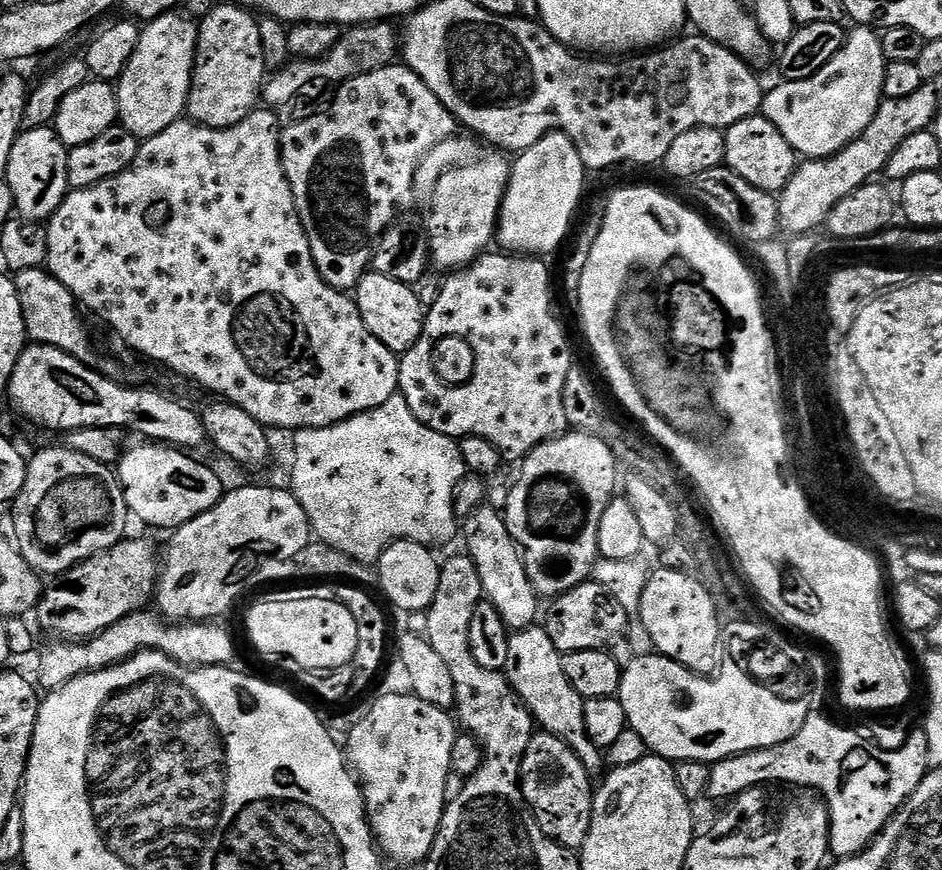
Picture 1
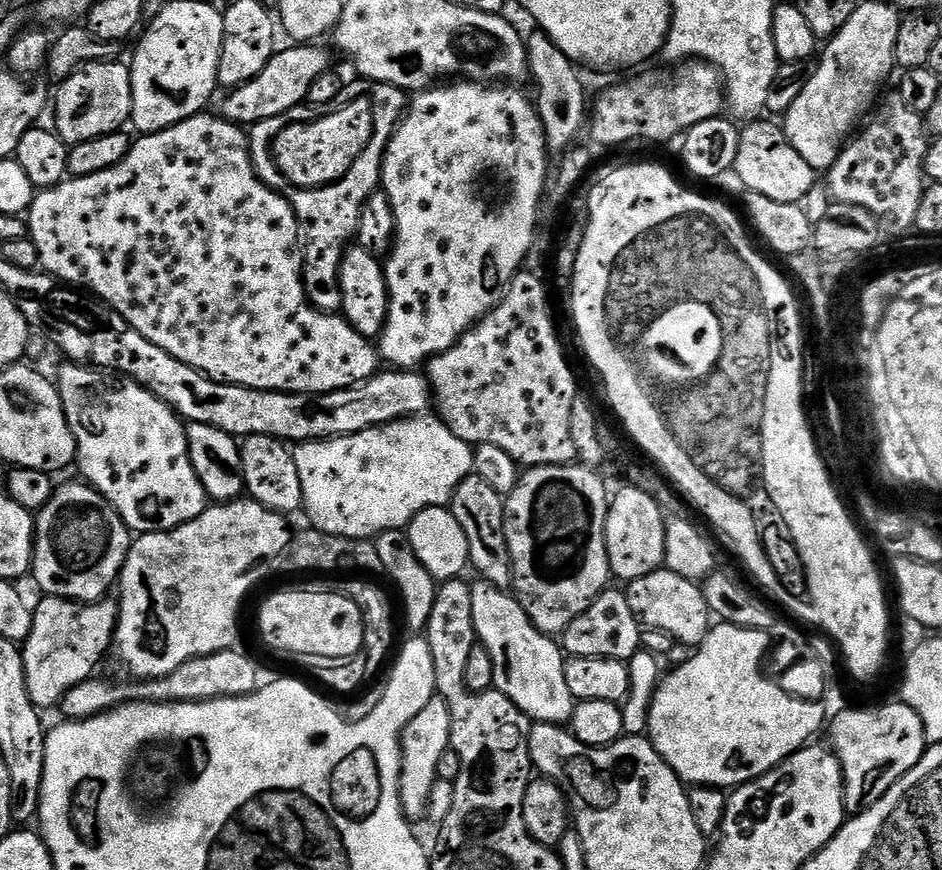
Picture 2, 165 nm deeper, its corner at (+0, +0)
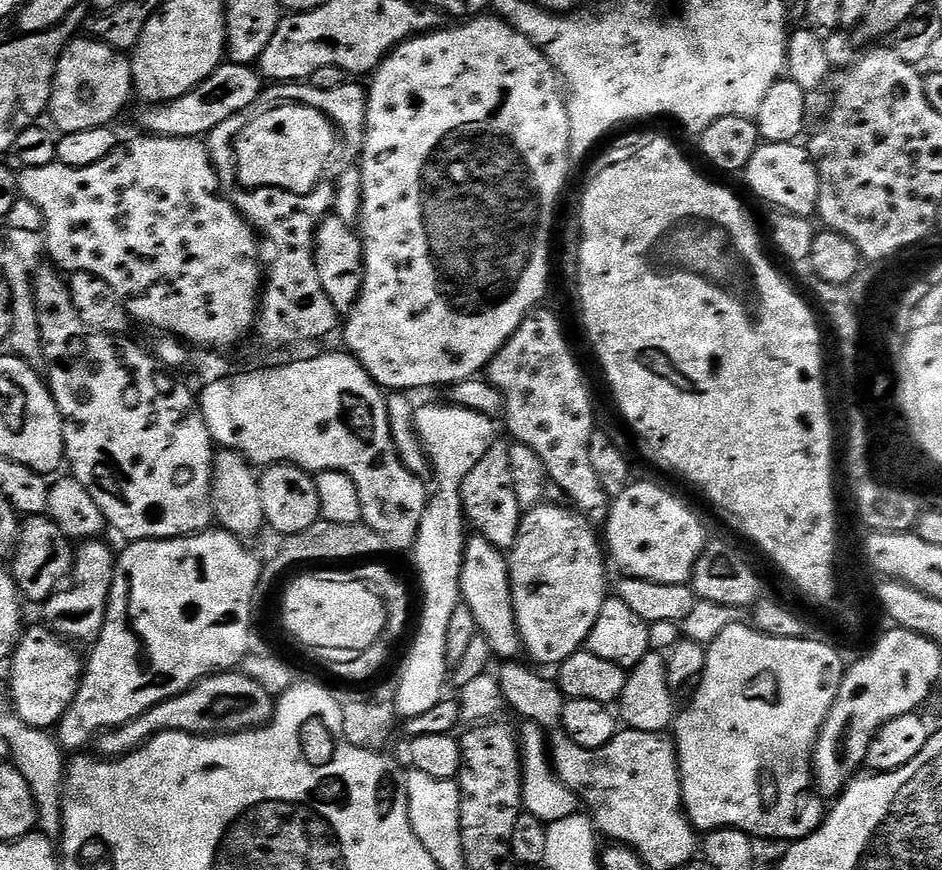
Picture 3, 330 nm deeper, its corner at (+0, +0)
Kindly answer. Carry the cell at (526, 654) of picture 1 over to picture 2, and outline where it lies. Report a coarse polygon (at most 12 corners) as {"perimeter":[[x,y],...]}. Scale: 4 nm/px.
{"perimeter":[[472,584],[495,691],[537,724],[578,702],[566,653],[511,591]]}

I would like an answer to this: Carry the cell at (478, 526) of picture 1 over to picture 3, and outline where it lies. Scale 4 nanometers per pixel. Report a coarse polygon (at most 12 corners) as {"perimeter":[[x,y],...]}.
{"perimeter":[[493,442],[460,491],[471,531],[516,544],[522,509],[510,447]]}

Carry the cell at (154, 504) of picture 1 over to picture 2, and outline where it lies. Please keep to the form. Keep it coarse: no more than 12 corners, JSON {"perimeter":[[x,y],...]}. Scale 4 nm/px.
{"perimeter":[[130,376],[54,383],[85,481],[133,533],[209,507],[188,430]]}

